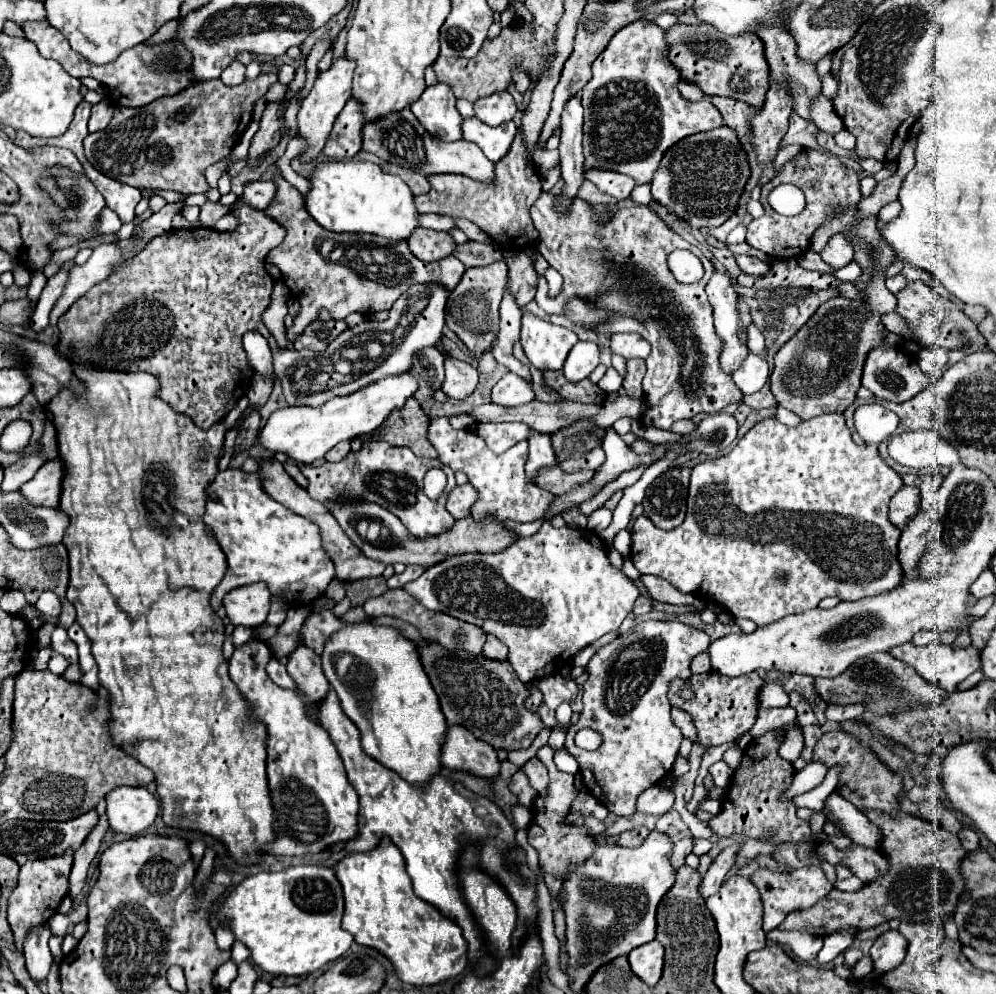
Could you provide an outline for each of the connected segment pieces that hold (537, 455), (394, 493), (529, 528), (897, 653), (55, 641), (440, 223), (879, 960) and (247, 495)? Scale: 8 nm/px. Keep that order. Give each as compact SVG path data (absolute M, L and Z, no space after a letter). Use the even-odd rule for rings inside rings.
M534 432L530 438L530 452L528 452L528 462L526 462L526 470L540 470L544 466L552 466L556 462L554 456L554 448L550 444L550 434L540 434Z
M368 442L362 446L360 452L350 452L340 462L324 462L322 466L304 466L304 476L308 478L308 494L318 502L328 502L334 496L340 498L362 498L378 502L382 508L396 514L406 530L414 538L430 538L436 534L444 534L454 526L452 514L446 510L446 498L448 492L454 490L454 472L448 466L442 466L440 460L432 458L418 458L410 448L404 446L392 446L386 442ZM430 468L442 468L448 476L448 484L444 494L432 502L426 498L422 490L422 478L426 470Z
M506 520L506 526L504 528L510 530L510 532L514 532L514 536L520 540L520 538L528 538L528 536L536 534L544 522L546 520L536 520L532 524L520 524L520 522L514 522L514 520Z
M910 642L906 644L900 644L900 646L894 646L890 650L890 654L906 664L910 664L924 680L940 686L942 690L946 690L948 694L956 690L956 684L962 682L966 676L970 676L972 672L976 672L980 668L980 652L978 648L974 646L968 646L968 648L962 648L962 650L954 650L952 646L944 646L944 644L926 644L926 646L912 646Z
M56 628L52 634L52 648L60 652L68 662L78 662L78 650L74 642L70 642L70 636L66 634L66 628Z
M418 214L418 224L422 228L432 228L442 232L448 232L450 228L454 228L454 222L450 216L438 216L438 214Z
M888 930L880 934L870 948L870 956L874 960L874 970L888 972L894 970L906 954L906 938L898 930Z
M226 468L210 484L208 496L206 526L214 530L228 560L226 576L212 594L214 610L232 588L260 580L268 584L272 594L282 592L288 606L308 606L324 594L334 578L334 566L322 550L318 526L272 500L262 488L258 472L248 474L242 468Z

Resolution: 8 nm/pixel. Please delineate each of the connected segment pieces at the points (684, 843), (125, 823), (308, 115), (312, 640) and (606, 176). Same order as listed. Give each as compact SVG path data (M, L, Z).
M692 838L690 840L678 840L674 842L674 850L670 856L670 864L674 864L676 868L680 868L684 864L684 858L692 852Z
M118 786L106 794L106 816L110 828L126 836L140 834L158 816L158 800L140 786Z
M344 54L340 58L334 58L332 66L318 74L310 94L302 100L300 112L298 112L298 134L304 136L310 144L310 148L302 154L302 158L306 162L314 160L318 156L318 152L324 148L324 142L332 130L334 118L340 114L346 100L350 98L350 94L352 94L352 72L354 72L354 60L348 60Z
M324 610L324 612L312 612L304 624L302 624L302 642L306 646L310 646L316 654L322 652L324 648L324 640L334 632L334 612L332 610Z
M588 170L586 178L598 186L604 194L616 198L616 200L626 200L636 186L630 176L618 174L618 172L608 172L608 170Z

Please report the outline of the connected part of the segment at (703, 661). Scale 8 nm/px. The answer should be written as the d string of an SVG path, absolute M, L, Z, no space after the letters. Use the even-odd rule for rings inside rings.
M707 651L695 656L691 662L690 669L693 675L711 671L710 657Z

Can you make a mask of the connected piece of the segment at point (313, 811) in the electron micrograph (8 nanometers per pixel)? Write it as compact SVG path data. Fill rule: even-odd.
M260 638L238 646L230 658L230 678L240 692L256 706L256 714L266 722L268 758L266 772L276 810L276 840L262 850L276 856L310 856L334 842L352 840L358 830L358 794L350 786L340 754L332 746L328 732L308 716L302 698L284 690L266 674L270 648Z

